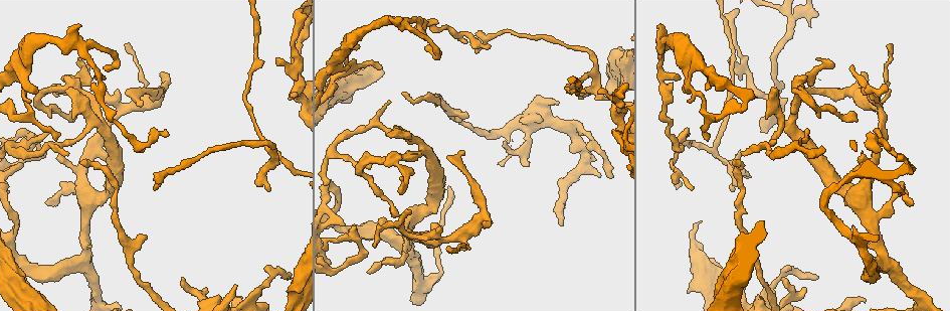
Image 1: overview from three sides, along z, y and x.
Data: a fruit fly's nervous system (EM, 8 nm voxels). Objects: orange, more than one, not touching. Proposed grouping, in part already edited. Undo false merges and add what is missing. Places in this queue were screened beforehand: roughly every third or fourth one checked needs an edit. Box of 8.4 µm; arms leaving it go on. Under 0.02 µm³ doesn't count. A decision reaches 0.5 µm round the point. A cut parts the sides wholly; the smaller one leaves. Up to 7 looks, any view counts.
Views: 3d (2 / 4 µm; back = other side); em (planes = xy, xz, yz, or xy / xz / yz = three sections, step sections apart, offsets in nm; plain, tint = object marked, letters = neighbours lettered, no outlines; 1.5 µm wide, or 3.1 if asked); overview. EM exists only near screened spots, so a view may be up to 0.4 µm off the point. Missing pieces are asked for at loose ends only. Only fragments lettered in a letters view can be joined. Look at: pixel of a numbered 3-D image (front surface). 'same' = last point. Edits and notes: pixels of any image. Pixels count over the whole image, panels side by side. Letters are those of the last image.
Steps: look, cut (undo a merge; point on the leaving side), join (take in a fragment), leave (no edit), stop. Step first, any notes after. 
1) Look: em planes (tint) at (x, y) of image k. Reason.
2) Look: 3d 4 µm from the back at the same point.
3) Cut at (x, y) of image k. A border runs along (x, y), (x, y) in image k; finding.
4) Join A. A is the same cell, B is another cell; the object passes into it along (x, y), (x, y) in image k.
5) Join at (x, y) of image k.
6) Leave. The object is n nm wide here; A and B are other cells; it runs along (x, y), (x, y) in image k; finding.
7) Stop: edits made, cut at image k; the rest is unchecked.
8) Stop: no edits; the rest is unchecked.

Look: 3d 2 µm at (690, 188) of image 1. Thin end.

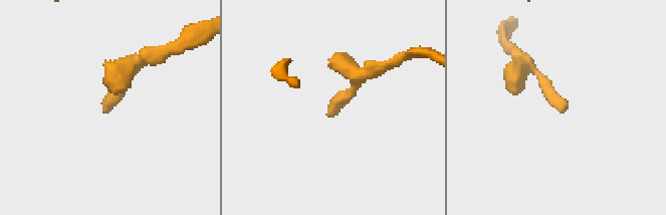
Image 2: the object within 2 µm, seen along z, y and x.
Look: em xz step 8 (tint) at (106, 111) of image 2. Need the tissue.

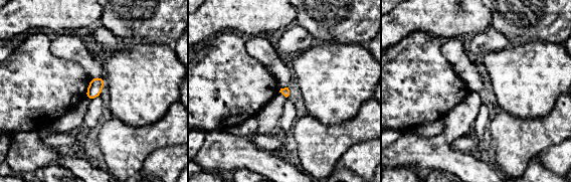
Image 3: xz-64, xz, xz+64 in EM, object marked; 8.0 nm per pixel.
Look: em planes (letters) at the same point. Another direction.

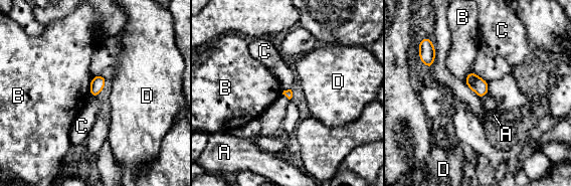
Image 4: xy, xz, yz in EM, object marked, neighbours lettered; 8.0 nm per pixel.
Leave. The longest contact is with C, 200 nm; A, B, C and D are other cells; no lettered fragment goes on from it.

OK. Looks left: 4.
Look: em xz step 8 (letters) at (289, 277) of image 1. Thin end.

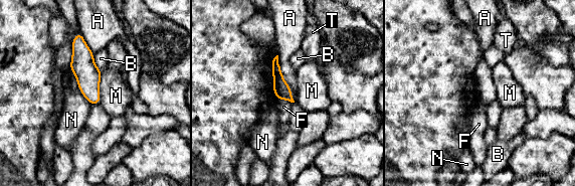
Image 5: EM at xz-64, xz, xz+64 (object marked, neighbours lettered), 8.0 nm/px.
Leave. The longest contact is with A, 400 nm; A, B, F, M, N and T are other cells; none of them fits.

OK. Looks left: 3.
Look: 3d 2 µm at (78, 25) of image 1. Free end.

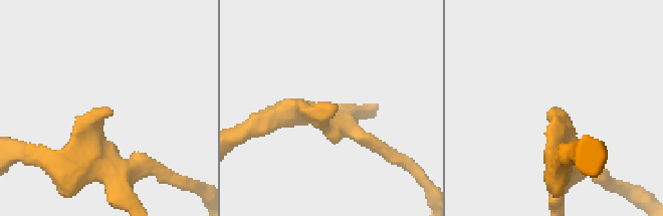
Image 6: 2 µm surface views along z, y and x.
Look: em xz step 4 (tint) at (111, 111) of image 6. Need the tissue.

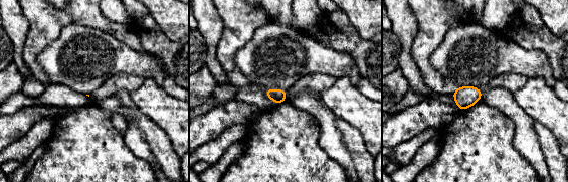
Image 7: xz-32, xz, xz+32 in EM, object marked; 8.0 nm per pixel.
Look: em planes (letters) at the same point.

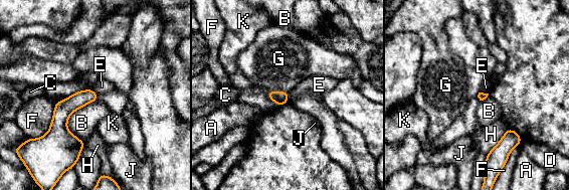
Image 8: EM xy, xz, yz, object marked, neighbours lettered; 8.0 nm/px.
Leave. A, B, C, D, E, F, G, H, J and K are other cells; it runs along (89, 91), (61, 116), (73, 151) in image 8; none of them fits.

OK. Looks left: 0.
Stop: no edits; the rest is unchecked.

